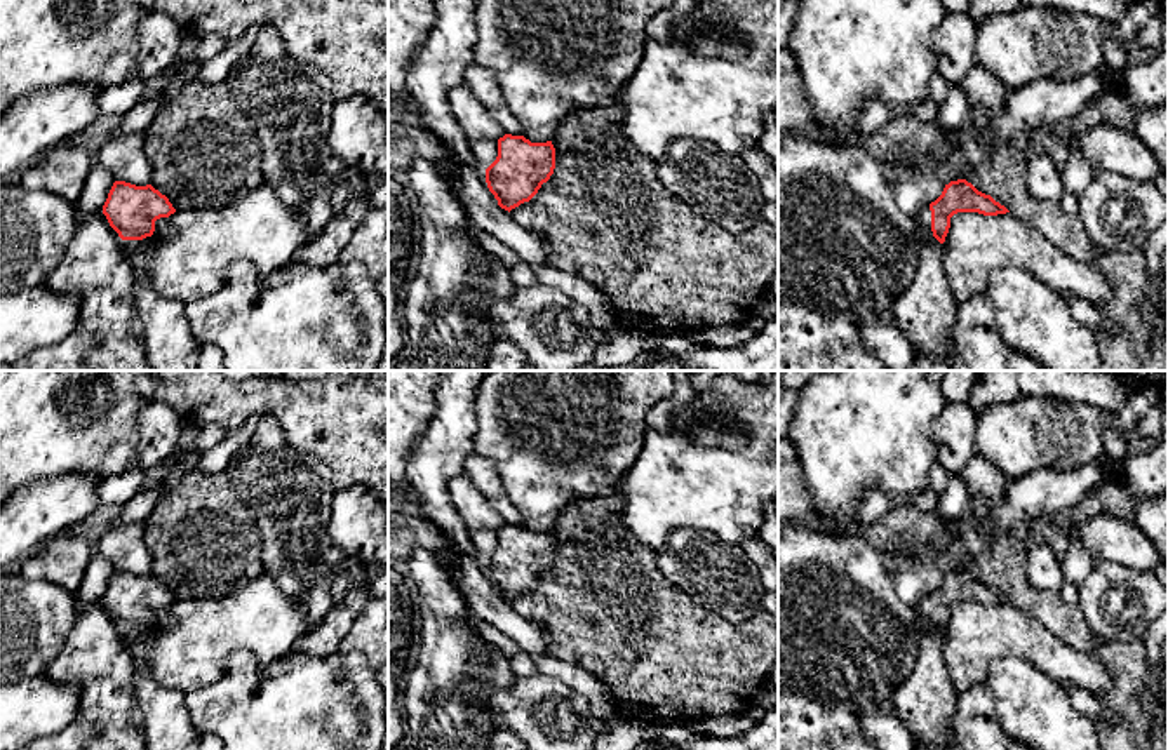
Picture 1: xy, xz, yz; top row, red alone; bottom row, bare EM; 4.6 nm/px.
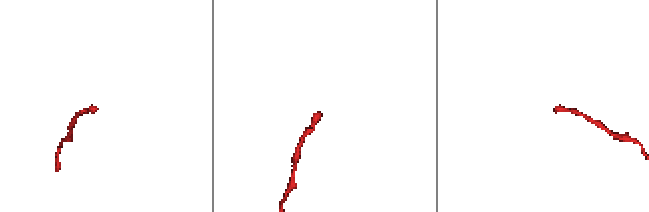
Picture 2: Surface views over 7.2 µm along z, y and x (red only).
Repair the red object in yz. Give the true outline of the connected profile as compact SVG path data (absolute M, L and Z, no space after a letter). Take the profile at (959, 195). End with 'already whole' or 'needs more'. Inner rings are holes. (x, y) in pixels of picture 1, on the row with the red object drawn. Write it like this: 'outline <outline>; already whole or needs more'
outline M957 179L945 184L942 195L921 209L916 218L917 233L928 233L943 244L950 228L950 218L957 212L997 216L1010 211L990 195L978 191L966 179Z; needs more

